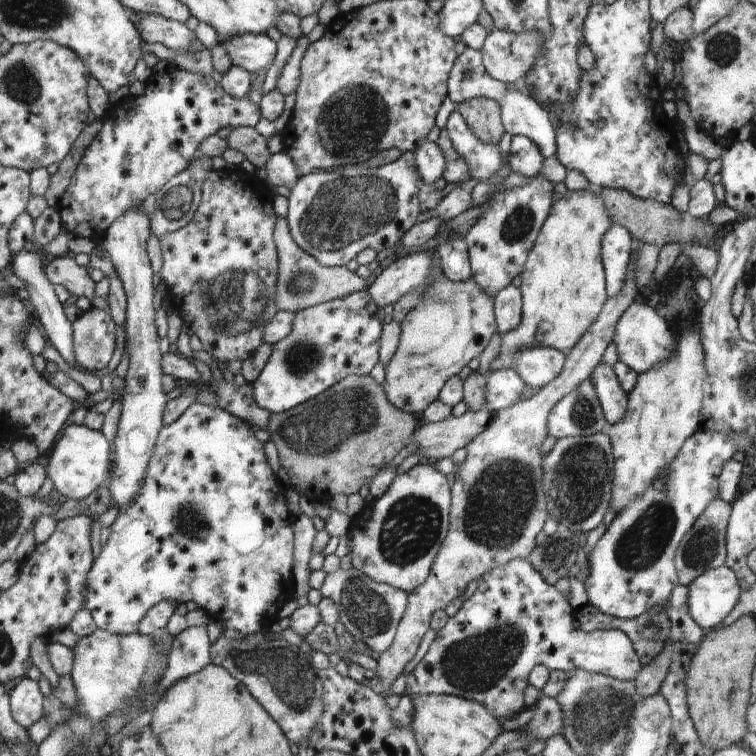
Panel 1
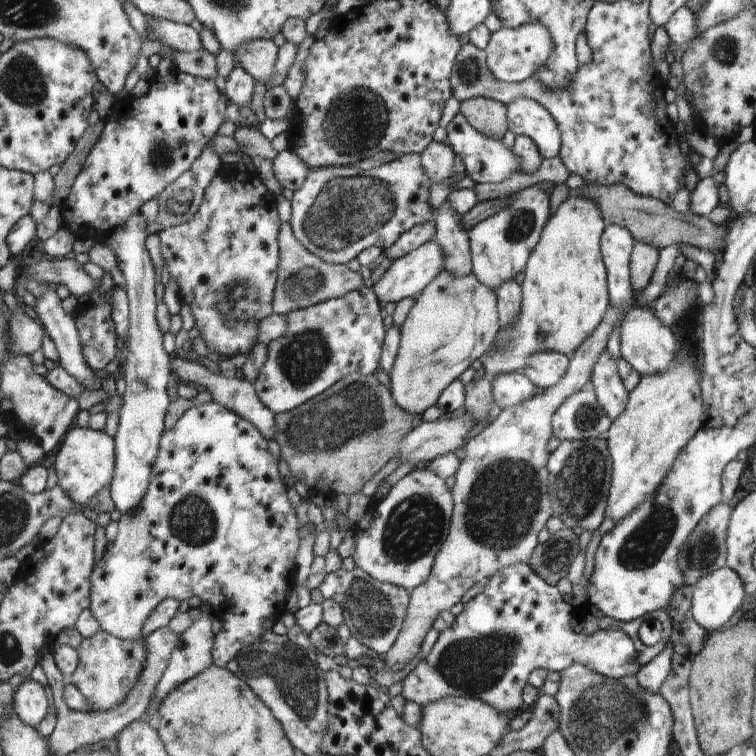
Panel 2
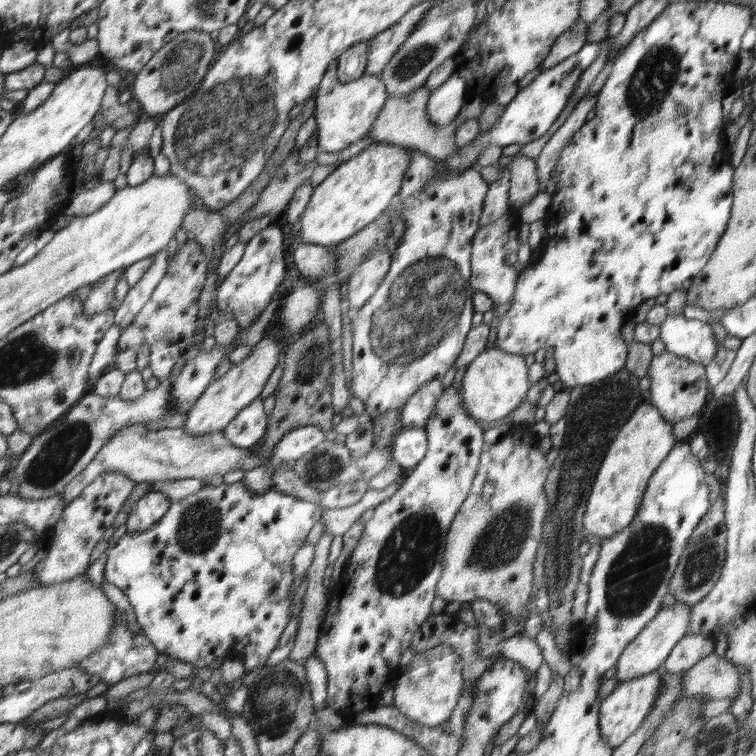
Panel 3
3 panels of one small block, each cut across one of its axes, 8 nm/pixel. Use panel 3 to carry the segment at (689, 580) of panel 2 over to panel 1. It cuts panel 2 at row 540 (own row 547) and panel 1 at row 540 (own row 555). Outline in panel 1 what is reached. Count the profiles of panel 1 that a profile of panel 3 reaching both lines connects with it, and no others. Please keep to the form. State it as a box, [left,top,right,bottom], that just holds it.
[674,497,730,586]

